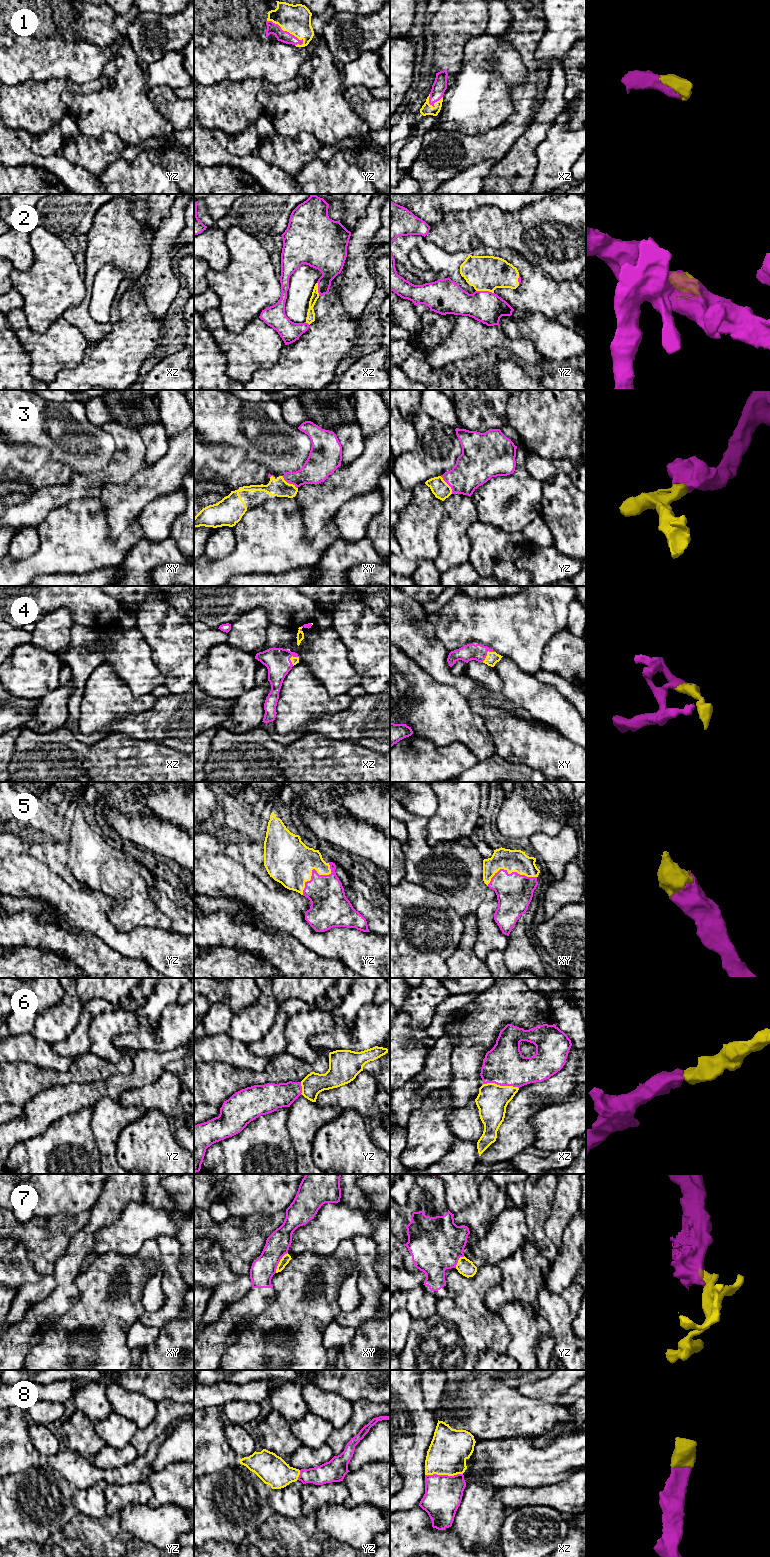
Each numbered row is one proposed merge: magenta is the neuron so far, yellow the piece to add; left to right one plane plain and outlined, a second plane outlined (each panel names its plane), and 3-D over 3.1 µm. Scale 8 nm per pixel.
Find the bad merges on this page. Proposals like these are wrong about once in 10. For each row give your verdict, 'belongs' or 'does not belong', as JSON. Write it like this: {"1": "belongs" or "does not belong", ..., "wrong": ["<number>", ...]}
{"1": "belongs", "2": "belongs", "3": "belongs", "4": "belongs", "5": "belongs", "6": "belongs", "7": "does not belong", "8": "belongs", "wrong": ["7"]}

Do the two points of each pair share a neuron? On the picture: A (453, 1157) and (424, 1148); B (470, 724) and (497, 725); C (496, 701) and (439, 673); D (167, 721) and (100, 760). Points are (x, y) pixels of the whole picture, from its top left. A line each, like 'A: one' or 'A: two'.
A: two
B: two
C: one
D: two

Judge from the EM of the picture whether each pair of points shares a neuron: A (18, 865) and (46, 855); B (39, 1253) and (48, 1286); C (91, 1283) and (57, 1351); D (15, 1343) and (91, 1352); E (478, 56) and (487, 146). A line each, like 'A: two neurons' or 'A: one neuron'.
A: two neurons
B: one neuron
C: one neuron
D: two neurons
E: two neurons

